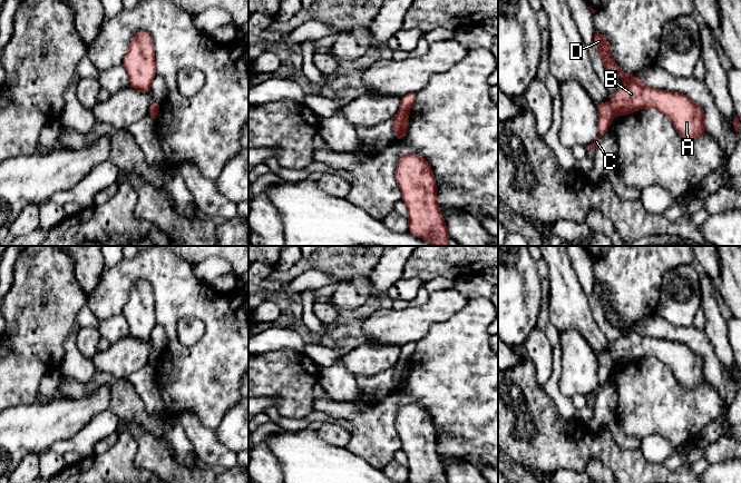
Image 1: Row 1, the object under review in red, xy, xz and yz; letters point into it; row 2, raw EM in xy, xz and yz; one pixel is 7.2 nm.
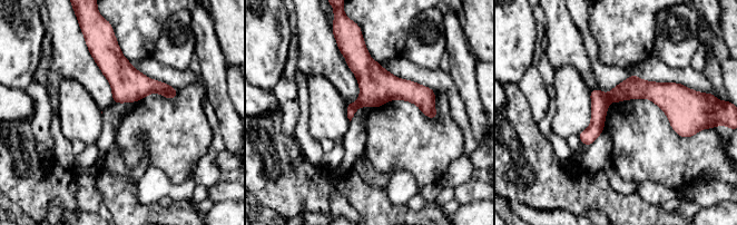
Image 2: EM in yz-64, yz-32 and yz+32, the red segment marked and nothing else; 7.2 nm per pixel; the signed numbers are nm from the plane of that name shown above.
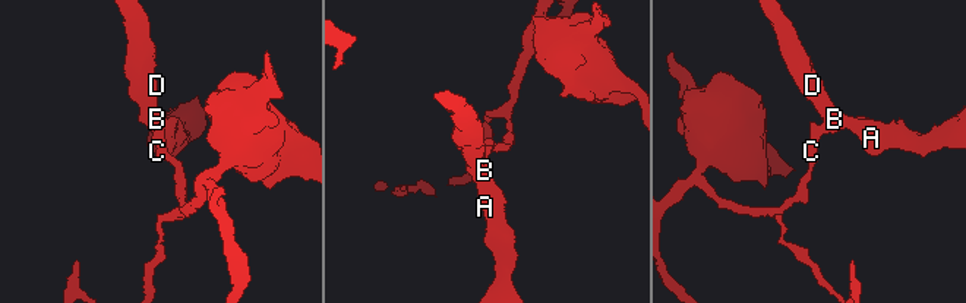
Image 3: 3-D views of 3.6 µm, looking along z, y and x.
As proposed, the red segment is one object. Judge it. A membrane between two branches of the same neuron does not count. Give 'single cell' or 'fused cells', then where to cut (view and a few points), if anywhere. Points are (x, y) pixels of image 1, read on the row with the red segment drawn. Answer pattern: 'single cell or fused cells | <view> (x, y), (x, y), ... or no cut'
fused cells | yz (610, 102), (614, 115)

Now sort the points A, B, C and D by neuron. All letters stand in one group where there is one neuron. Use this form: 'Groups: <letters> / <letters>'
Groups: A B D / C

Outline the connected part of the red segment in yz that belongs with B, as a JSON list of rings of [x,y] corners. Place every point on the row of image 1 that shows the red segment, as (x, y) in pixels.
[[[594,30],[593,40],[606,72],[614,78],[621,77],[626,82],[624,88],[615,92],[611,101],[614,115],[630,115],[640,109],[653,107],[672,121],[677,134],[684,139],[696,139],[703,132],[708,132],[704,127],[703,107],[685,95],[649,88],[637,77],[624,73],[614,62],[606,38]]]

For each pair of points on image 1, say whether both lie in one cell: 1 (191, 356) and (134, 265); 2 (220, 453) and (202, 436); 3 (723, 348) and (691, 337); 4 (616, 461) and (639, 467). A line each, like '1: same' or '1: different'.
1: same
2: same
3: different
4: same

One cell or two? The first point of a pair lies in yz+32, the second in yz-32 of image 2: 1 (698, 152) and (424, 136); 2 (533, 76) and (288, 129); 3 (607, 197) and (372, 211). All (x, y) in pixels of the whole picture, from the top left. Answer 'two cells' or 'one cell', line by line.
1: one cell
2: one cell
3: one cell

